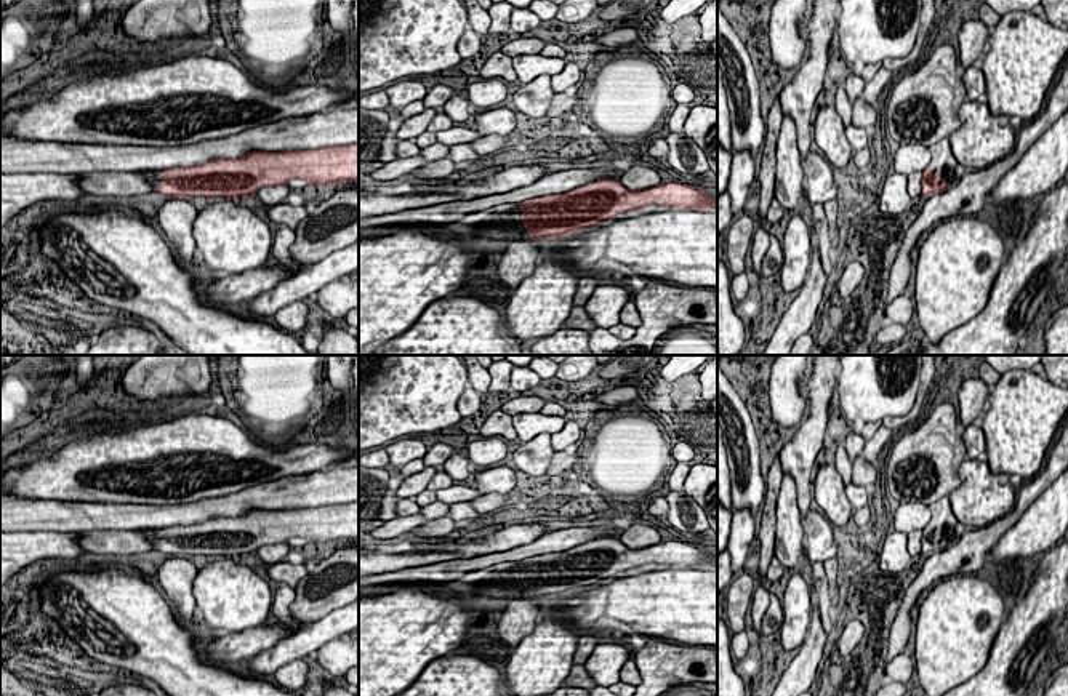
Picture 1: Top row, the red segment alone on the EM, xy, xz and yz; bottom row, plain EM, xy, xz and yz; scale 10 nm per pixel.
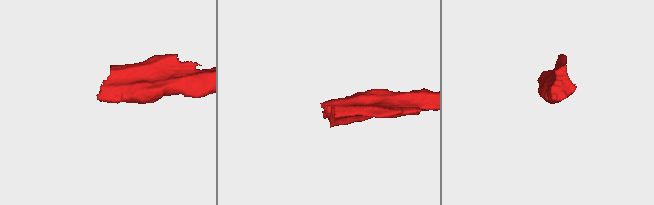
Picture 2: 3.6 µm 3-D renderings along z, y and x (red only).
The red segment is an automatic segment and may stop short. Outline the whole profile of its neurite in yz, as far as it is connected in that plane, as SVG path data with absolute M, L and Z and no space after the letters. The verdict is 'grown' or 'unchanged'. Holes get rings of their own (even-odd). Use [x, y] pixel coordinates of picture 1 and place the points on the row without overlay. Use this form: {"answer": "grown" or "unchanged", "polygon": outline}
{"answer": "grown", "polygon": "M943 496L930 504L932 518L922 530L921 547L924 554L943 552L967 531L967 526L958 522L951 510L950 498Z"}

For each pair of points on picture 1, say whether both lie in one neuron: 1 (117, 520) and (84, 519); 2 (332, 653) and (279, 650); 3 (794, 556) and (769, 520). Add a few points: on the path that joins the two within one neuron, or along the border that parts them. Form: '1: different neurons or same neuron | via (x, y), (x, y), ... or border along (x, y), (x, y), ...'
1: same neuron | via (109, 519), (92, 519)
2: different neurons | border along (341, 636), (322, 644), (316, 650)
3: different neurons | border along (780, 492), (774, 554)

